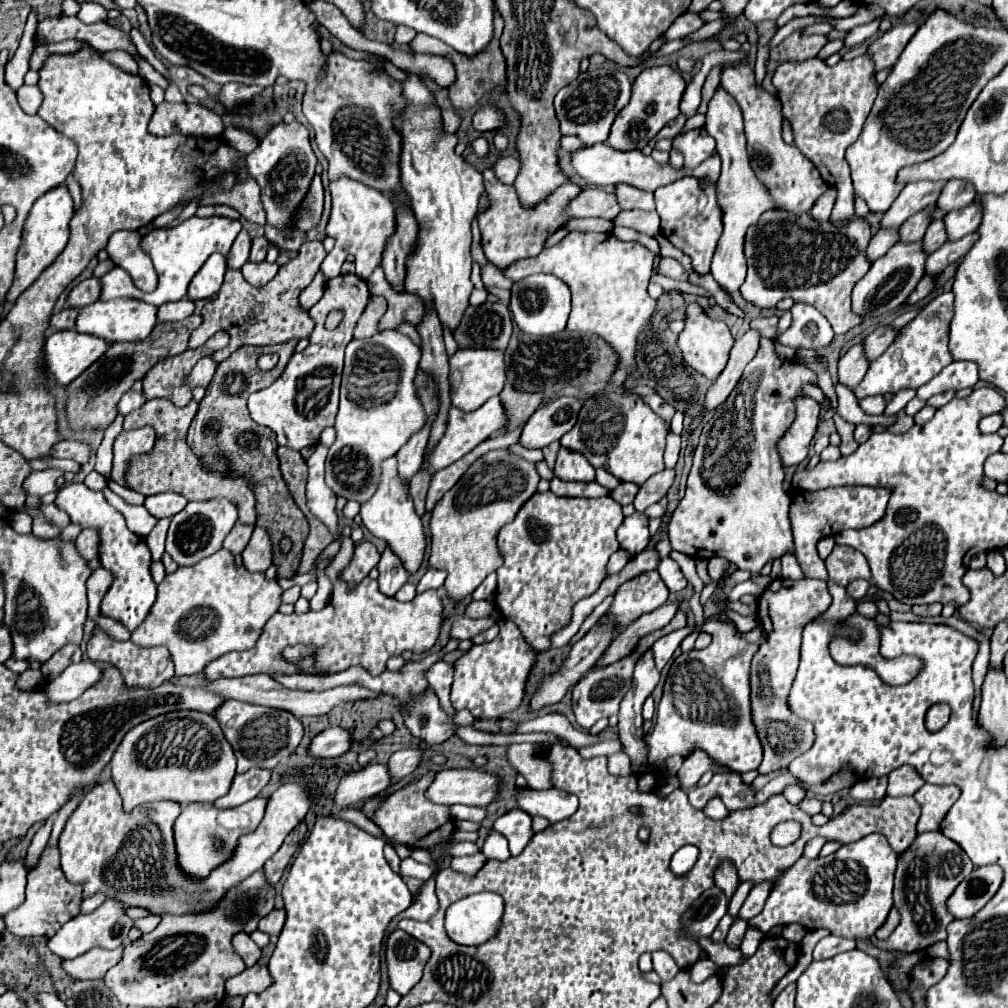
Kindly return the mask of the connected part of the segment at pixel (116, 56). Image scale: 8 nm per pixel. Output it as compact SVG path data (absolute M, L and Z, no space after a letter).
M114 50L114 51L105 51L98 52L103 58L109 60L114 63L122 70L127 71L133 74L133 71L138 71L138 64L136 61L125 51L122 50Z

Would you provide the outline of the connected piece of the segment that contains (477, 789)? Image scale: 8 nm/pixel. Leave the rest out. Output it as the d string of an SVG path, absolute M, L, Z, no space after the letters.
M448 769L438 771L426 789L430 801L476 801L462 805L486 807L498 789L498 779L480 769Z

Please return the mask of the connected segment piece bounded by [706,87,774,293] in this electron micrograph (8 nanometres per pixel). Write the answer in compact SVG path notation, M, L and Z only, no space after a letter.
M718 87L718 91L714 93L714 99L710 99L710 103L708 103L706 129L716 139L716 153L722 157L722 173L718 177L718 197L720 197L722 213L724 213L724 217L722 217L724 233L722 233L716 253L712 257L710 273L718 285L722 285L730 293L734 293L740 289L740 285L744 283L744 277L746 277L746 257L744 257L746 229L750 225L754 225L764 211L774 209L774 203L772 203L766 187L756 179L756 175L750 167L740 107L730 97L730 93L726 93L722 87Z

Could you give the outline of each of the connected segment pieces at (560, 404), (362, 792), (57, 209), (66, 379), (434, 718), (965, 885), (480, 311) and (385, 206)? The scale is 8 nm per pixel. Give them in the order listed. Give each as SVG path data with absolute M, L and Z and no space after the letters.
M558 397L554 403L536 409L526 421L518 443L526 449L542 449L560 441L560 437L574 427L582 405L576 397Z
M366 765L360 771L346 773L334 793L334 807L346 809L372 795L382 793L390 785L386 765Z
M58 185L56 189L50 189L48 193L44 193L42 197L36 199L36 203L30 209L30 215L24 223L22 243L16 253L16 279L8 291L8 303L14 303L18 299L18 295L24 289L28 289L40 277L40 273L48 265L52 265L56 261L56 257L62 253L62 249L66 247L66 241L68 241L68 235L70 235L68 225L70 225L72 213L74 213L72 195L66 185Z
M74 329L56 331L44 343L44 369L54 385L68 385L98 357L104 355L106 341L78 333Z
M428 689L424 697L416 697L410 707L410 715L404 717L404 723L412 731L412 735L428 743L442 743L454 733L454 727L472 725L474 717L468 711L458 711L452 719L446 717L438 707L434 691Z
M998 865L974 869L972 875L964 879L948 899L948 911L954 915L954 919L974 917L994 897L1000 883L1002 869Z
M486 301L484 305L478 305L478 307L468 305L460 325L454 329L454 339L456 339L460 349L482 347L482 349L500 349L500 351L504 351L508 347L510 335L512 335L512 315L510 315L508 305L490 303L490 301Z
M340 177L340 181L330 181L332 195L332 211L326 225L326 233L336 237L334 249L326 255L322 263L322 273L326 279L340 275L340 267L348 255L356 257L356 275L368 279L374 267L382 263L382 251L386 239L394 233L394 211L390 199L378 189L368 189L368 185L360 185L360 181L352 181L348 177Z

